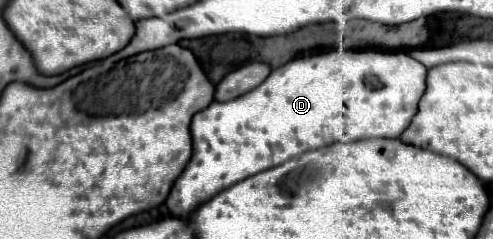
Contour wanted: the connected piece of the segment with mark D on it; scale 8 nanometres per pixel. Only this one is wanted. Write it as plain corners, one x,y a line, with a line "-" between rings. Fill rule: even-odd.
330,50
324,54
296,58
276,70
248,94
230,102
212,102
192,118
192,158
176,180
166,206
172,216
186,218
220,190
248,176
274,168
302,152
330,146
334,142
354,142
362,138
398,138
418,112
418,102
426,90
428,68
404,52
380,50

